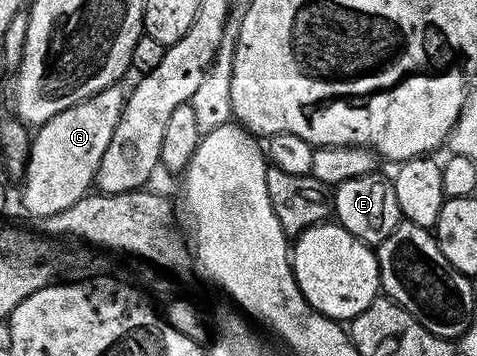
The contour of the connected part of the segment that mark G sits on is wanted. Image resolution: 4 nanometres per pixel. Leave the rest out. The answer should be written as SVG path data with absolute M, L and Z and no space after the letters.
M116 83L97 91L89 99L53 115L34 130L31 151L25 162L23 177L23 209L32 213L35 219L57 215L65 207L73 207L77 199L86 197L95 185L97 167L101 165L101 155L117 131L117 123L123 114L125 89Z

